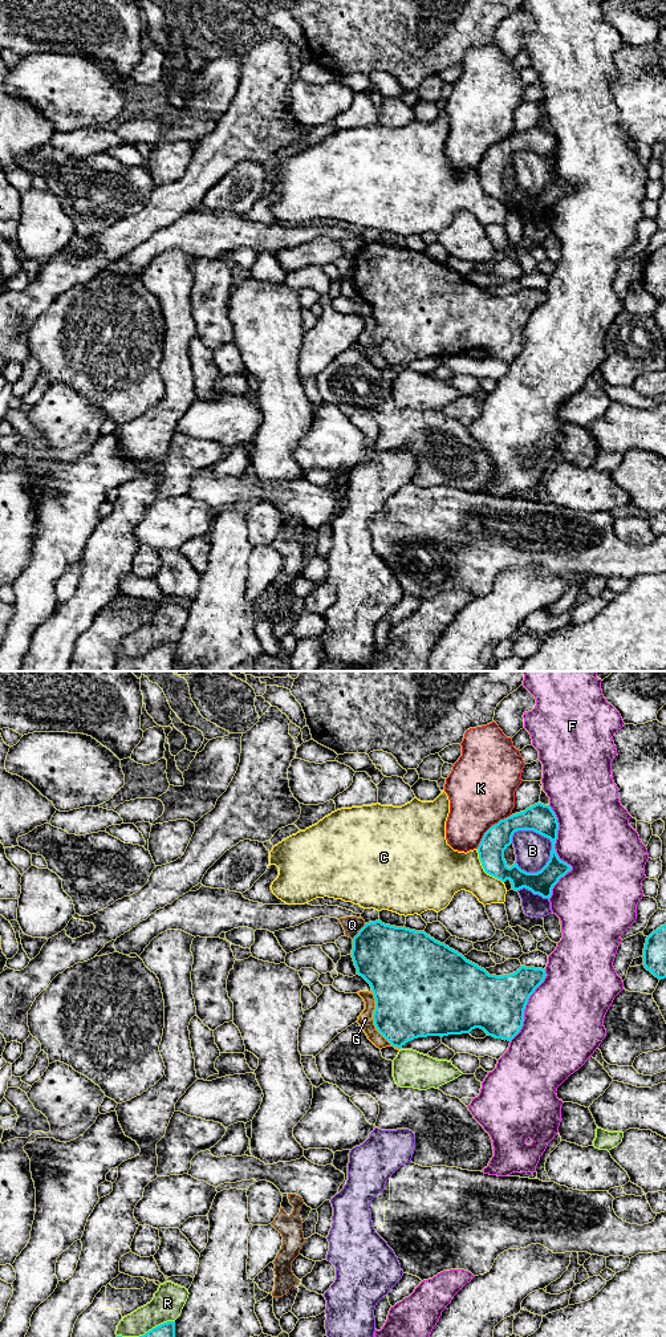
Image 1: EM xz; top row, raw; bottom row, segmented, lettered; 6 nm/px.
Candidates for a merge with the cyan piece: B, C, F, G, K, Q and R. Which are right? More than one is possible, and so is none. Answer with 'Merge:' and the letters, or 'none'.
Merge: none

